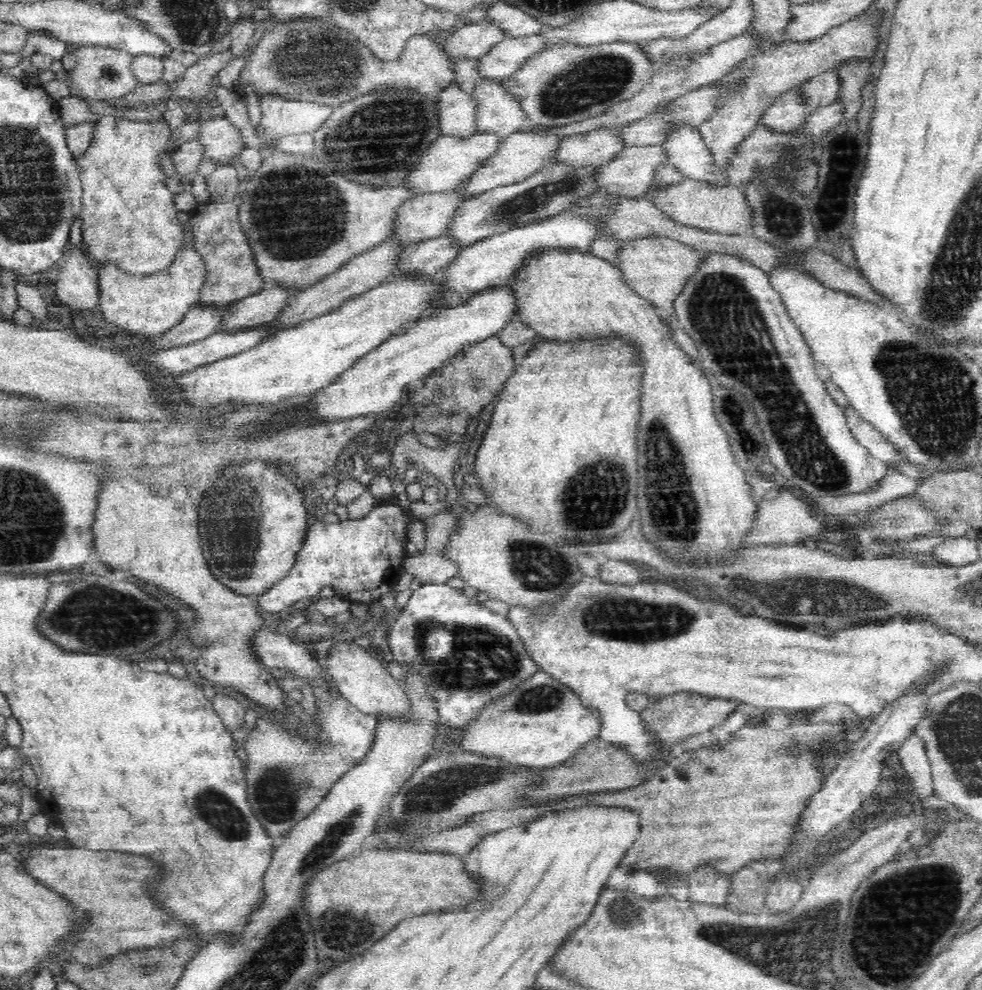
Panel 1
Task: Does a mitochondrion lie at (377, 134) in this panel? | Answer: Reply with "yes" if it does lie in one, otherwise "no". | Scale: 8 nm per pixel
yes

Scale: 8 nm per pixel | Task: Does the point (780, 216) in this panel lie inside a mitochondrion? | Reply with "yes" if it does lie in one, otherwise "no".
yes

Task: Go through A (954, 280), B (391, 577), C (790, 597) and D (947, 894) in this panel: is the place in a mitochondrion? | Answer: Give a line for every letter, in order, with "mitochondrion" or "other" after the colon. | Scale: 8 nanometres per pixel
A: mitochondrion
B: other
C: mitochondrion
D: mitochondrion

